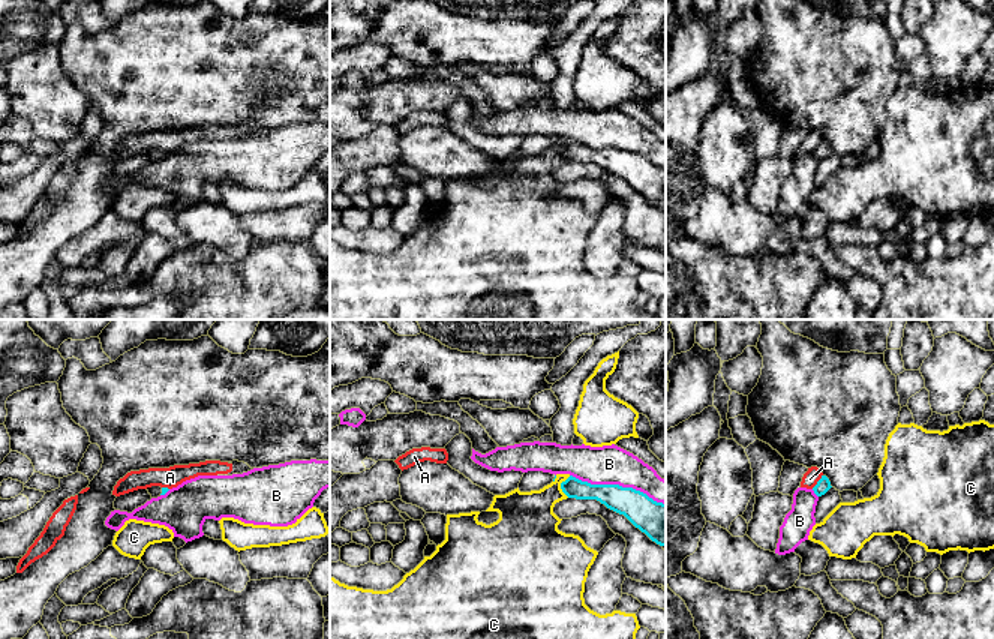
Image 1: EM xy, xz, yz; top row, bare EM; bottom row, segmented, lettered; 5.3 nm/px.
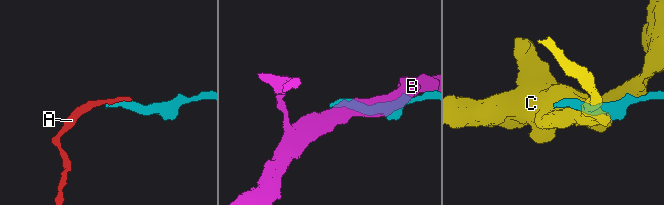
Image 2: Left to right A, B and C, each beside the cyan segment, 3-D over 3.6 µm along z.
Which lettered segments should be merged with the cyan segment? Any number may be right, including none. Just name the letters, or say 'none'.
none

